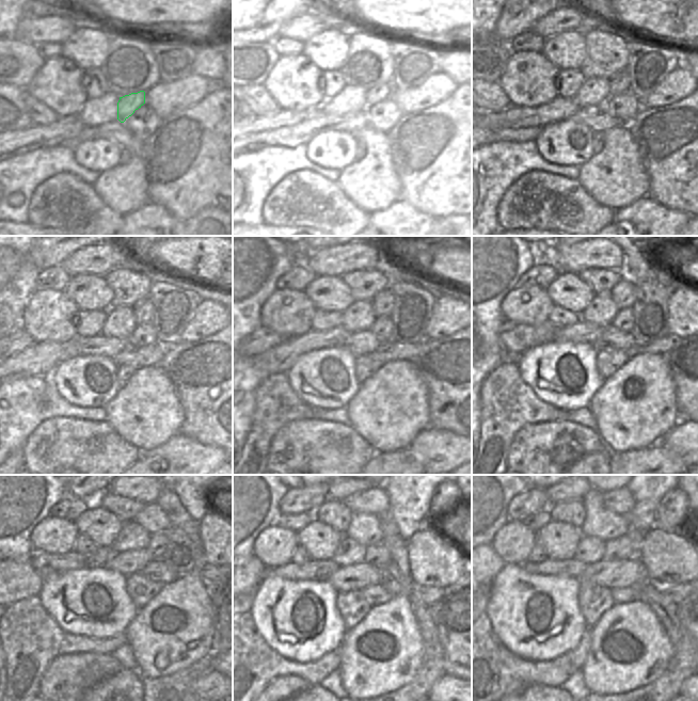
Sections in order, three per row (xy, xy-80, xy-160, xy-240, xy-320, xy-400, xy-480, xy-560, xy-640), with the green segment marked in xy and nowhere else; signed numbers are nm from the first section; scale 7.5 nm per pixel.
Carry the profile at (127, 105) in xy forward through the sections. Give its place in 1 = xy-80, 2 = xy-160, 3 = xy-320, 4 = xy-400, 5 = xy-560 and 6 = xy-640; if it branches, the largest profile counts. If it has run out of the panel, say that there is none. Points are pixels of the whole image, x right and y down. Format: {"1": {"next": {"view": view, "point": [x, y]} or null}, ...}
{"1": {"next": {"view": "xy-80", "point": [381, 92]}}, "2": {"next": {"view": "xy-160", "point": [619, 82]}}, "3": {"next": {"view": "xy-320", "point": [382, 302]}}, "4": {"next": {"view": "xy-400", "point": [623, 293]}}, "5": {"next": {"view": "xy-560", "point": [365, 528]}}, "6": {"next": {"view": "xy-640", "point": [600, 522]}}}

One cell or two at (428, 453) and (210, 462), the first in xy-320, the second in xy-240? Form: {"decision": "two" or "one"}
{"decision": "one"}

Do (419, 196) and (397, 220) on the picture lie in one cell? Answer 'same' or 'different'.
different

